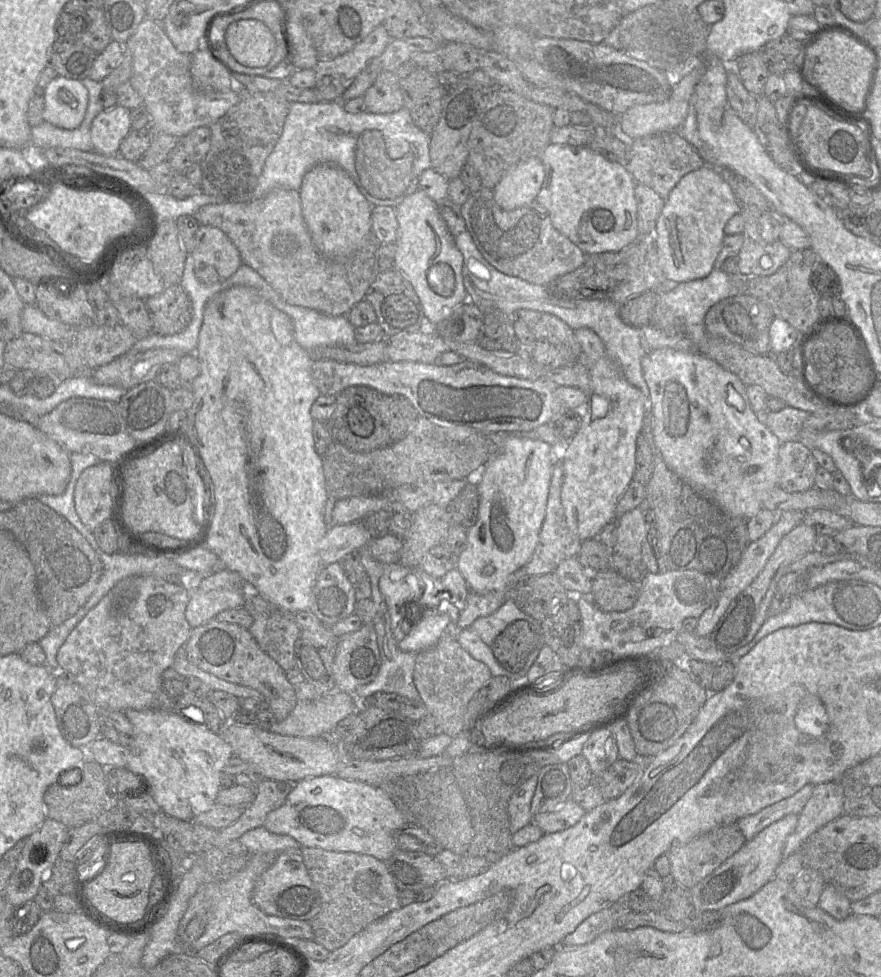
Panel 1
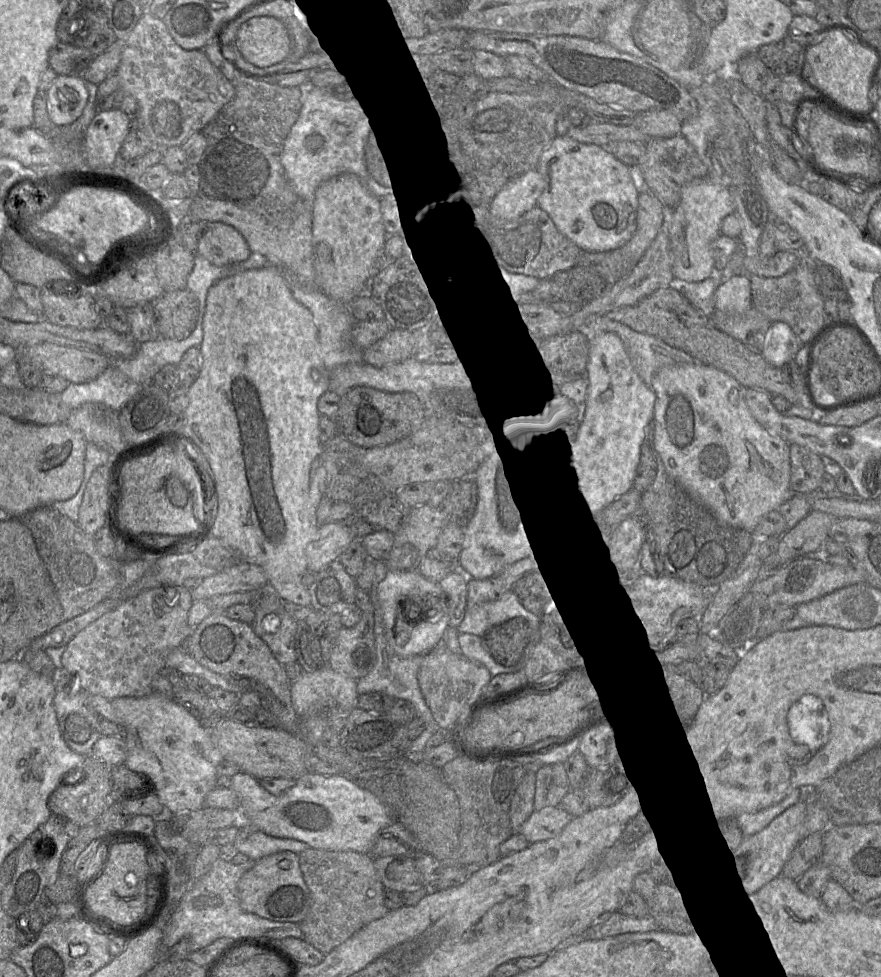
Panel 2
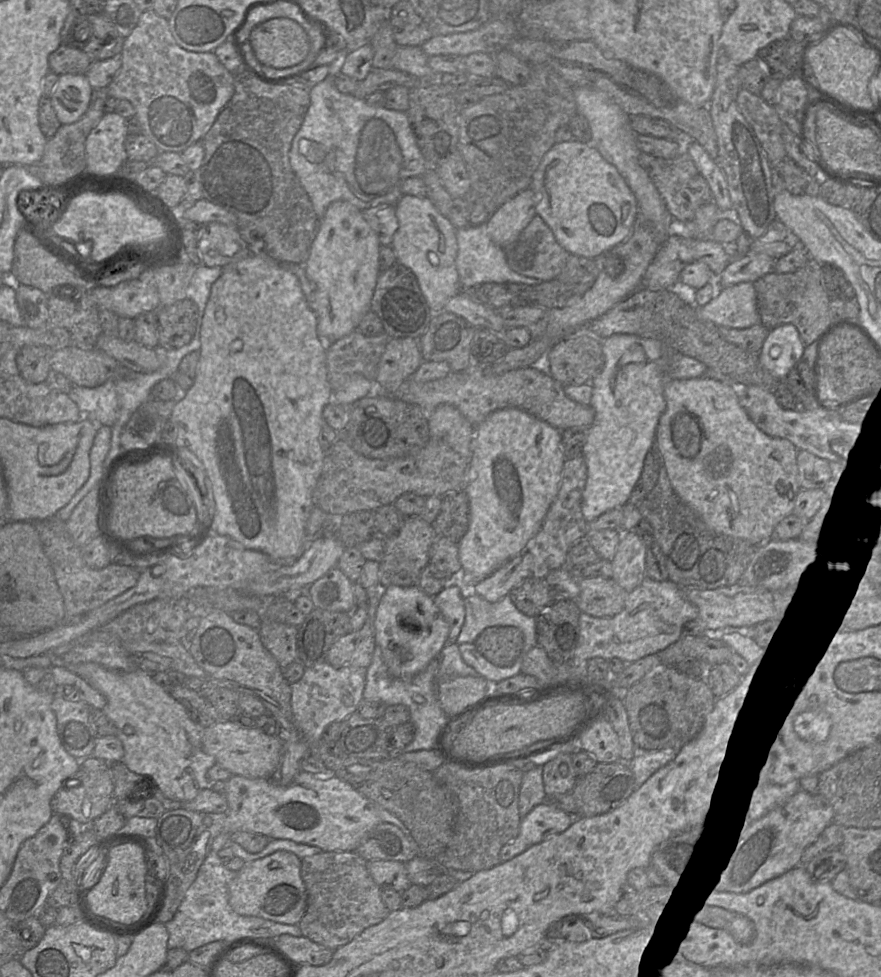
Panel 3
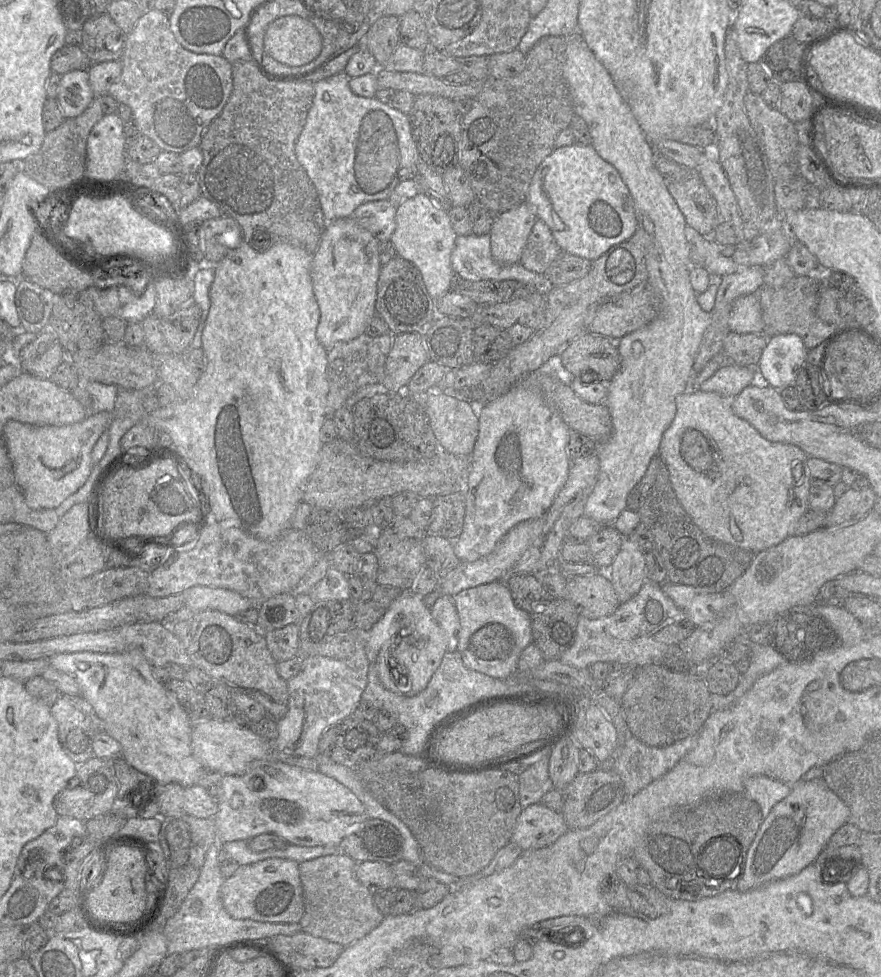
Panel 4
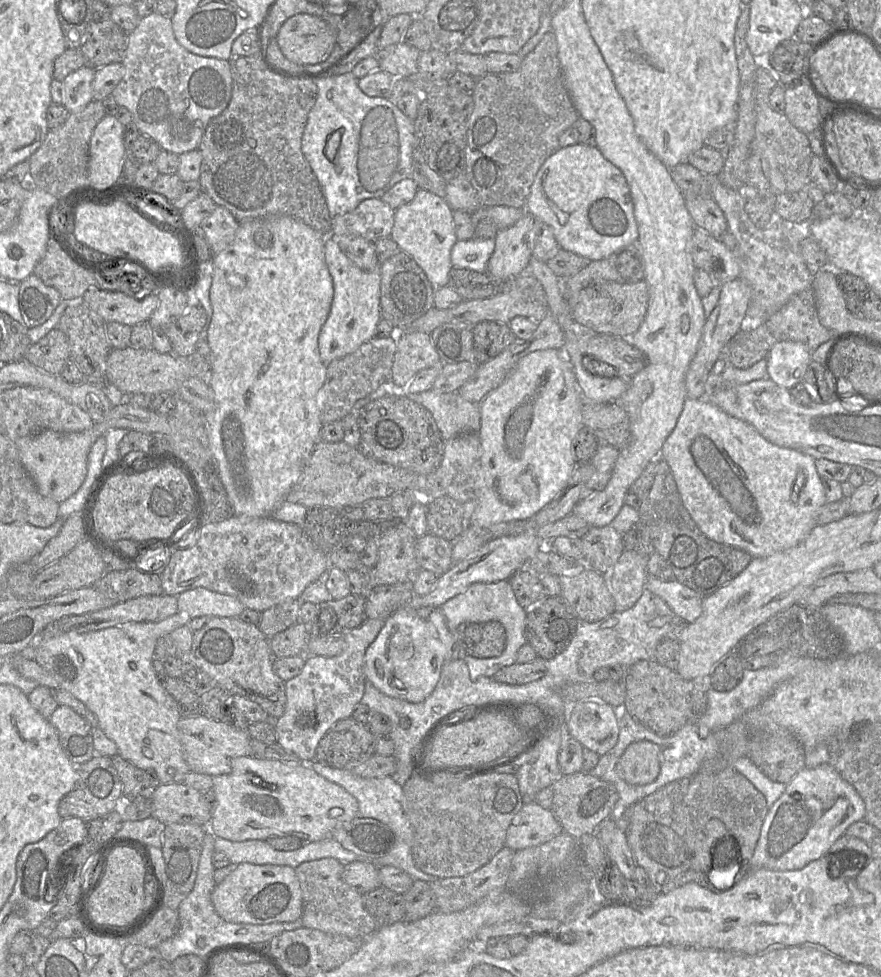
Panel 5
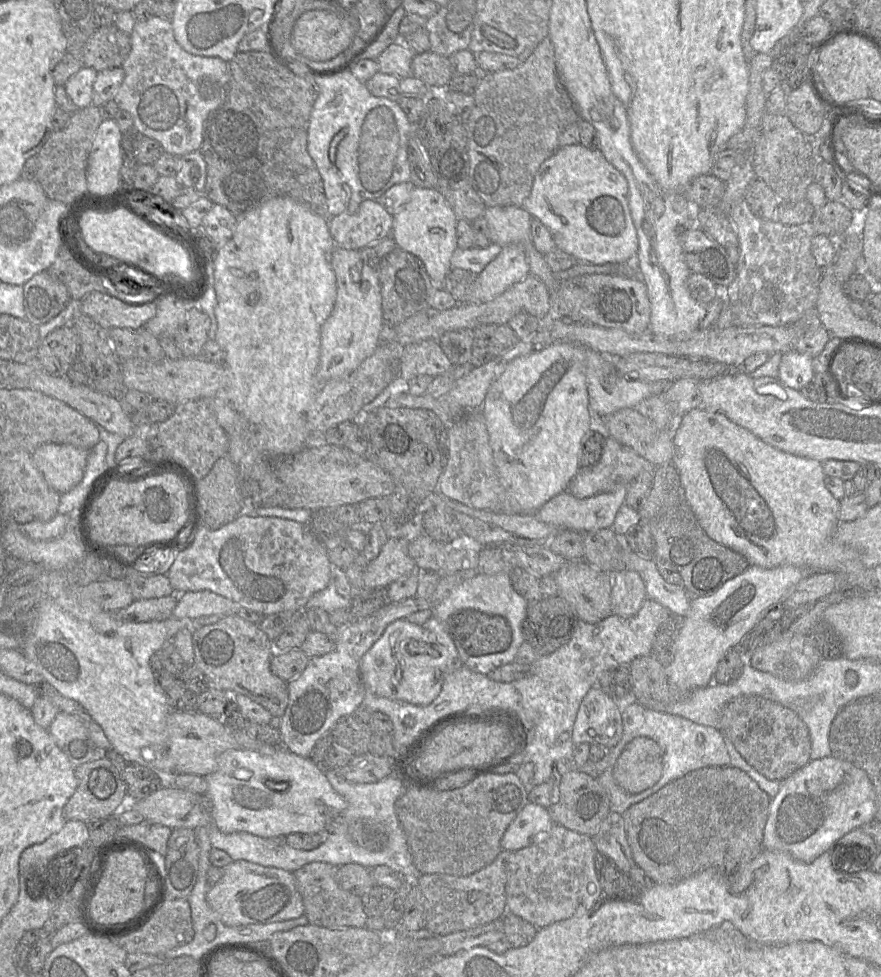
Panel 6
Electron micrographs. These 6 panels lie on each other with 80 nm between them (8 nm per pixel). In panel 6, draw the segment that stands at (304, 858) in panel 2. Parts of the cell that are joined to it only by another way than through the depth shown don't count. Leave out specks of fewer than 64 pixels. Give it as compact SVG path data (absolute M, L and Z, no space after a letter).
M311 862L293 872L296 887L302 897L304 915L309 924L328 929L366 928L367 914L362 899L342 889L336 880L339 867L325 862Z

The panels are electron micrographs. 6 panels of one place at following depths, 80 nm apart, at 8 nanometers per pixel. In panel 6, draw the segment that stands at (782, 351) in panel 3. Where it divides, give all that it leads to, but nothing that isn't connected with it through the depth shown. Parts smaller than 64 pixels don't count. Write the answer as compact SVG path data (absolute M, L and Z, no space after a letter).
M795 350L782 353L777 377L790 388L799 391L814 374L812 357Z

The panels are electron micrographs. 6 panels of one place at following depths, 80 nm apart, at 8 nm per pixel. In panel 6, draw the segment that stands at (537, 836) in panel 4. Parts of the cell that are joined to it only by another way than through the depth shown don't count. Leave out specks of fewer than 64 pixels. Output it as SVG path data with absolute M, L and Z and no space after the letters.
M528 802L505 831L501 840L502 850L514 852L528 847L553 825L547 808Z

